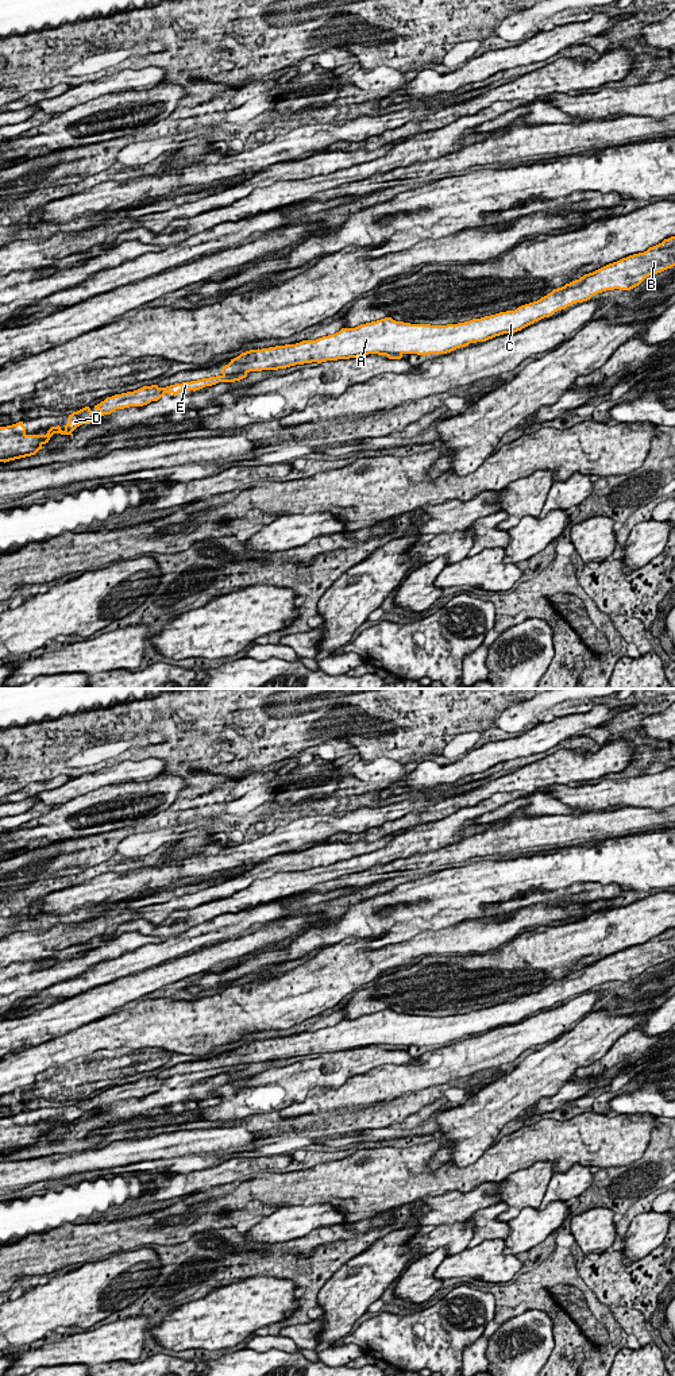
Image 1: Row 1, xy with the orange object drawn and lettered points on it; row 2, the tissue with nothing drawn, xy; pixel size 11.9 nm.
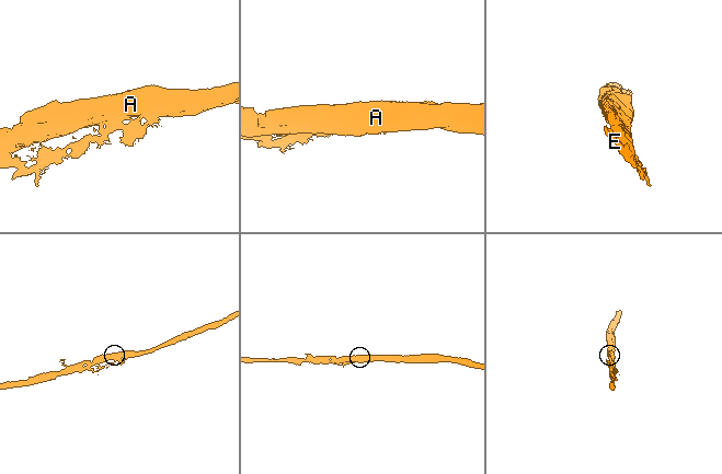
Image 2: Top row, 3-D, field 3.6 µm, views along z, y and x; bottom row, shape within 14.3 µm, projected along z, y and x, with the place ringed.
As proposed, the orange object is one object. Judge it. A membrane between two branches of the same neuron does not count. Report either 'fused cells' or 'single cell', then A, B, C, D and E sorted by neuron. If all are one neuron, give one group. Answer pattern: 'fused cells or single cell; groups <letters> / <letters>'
single cell; groups A B C D E

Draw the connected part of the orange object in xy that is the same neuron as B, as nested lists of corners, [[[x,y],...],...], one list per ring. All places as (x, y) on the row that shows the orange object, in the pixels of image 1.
[[[675,236],[649,247],[644,253],[633,254],[609,263],[579,280],[554,289],[537,301],[518,307],[514,311],[472,319],[470,321],[431,325],[410,324],[385,317],[360,324],[355,328],[342,328],[339,332],[316,340],[302,340],[296,344],[275,346],[262,350],[250,350],[221,369],[216,377],[202,378],[159,388],[143,386],[134,392],[107,397],[92,412],[85,406],[69,415],[69,423],[62,431],[59,425],[51,427],[46,435],[27,435],[23,421],[0,427],[0,462],[9,462],[35,455],[49,443],[54,433],[72,435],[82,425],[90,424],[99,416],[111,415],[116,409],[143,406],[161,397],[182,390],[200,390],[219,382],[235,382],[247,377],[250,371],[278,370],[296,365],[350,359],[369,354],[386,355],[389,359],[401,359],[404,354],[447,354],[470,343],[486,342],[504,334],[514,334],[522,328],[552,316],[567,307],[590,300],[606,290],[630,290],[647,277],[675,266]]]

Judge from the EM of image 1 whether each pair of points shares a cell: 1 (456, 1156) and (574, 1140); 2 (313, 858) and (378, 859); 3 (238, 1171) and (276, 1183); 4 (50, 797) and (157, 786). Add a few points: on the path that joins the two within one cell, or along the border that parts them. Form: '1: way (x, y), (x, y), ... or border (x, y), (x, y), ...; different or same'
1: border (492, 1145), (466, 1166), (452, 1164); different
2: border (374, 850), (336, 860), (327, 866), (313, 867); different
3: border (277, 1170), (257, 1172), (242, 1180); different
4: border (119, 785), (100, 786), (60, 806); different

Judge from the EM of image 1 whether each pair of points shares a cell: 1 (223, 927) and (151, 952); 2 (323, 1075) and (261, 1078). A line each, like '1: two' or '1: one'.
1: one
2: one

